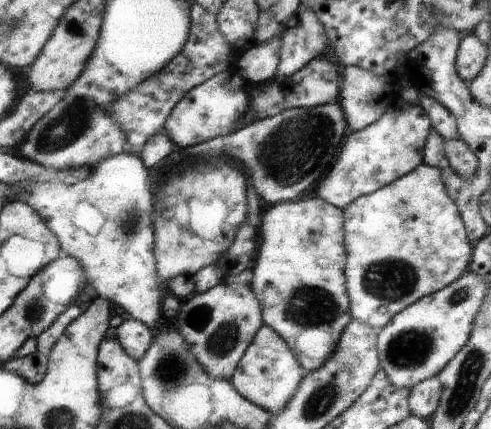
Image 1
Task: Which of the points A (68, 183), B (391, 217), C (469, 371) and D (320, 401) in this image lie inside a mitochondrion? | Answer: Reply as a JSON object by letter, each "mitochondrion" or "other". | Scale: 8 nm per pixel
{"A":"other","B":"other","C":"mitochondrion","D":"mitochondrion"}

